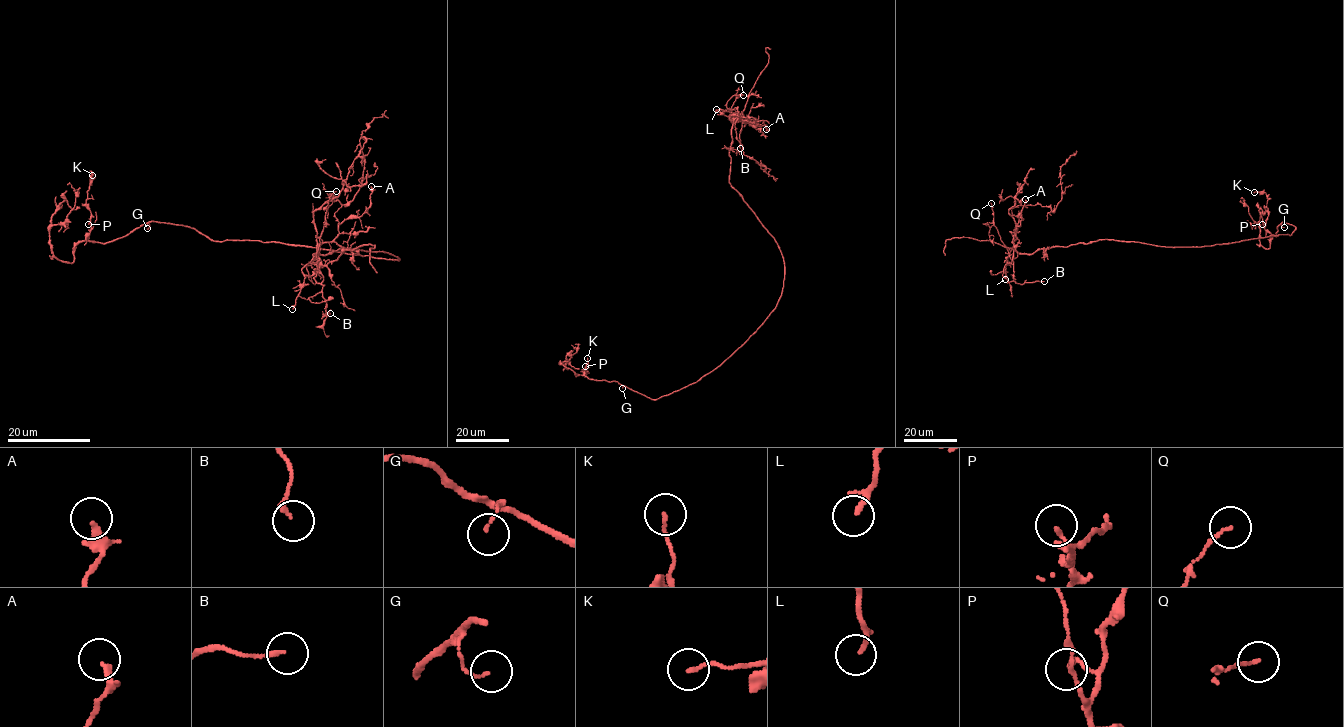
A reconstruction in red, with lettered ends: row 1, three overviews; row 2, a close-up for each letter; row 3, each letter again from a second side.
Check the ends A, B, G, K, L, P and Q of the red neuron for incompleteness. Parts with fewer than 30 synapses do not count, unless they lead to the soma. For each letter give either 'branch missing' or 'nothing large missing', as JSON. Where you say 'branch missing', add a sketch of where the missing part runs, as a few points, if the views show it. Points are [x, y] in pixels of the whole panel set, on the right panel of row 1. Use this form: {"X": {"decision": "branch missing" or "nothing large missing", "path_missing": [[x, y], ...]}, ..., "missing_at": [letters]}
{"A": {"decision": "nothing large missing"}, "B": {"decision": "nothing large missing"}, "G": {"decision": "nothing large missing"}, "K": {"decision": "nothing large missing"}, "L": {"decision": "nothing large missing"}, "P": {"decision": "nothing large missing"}, "Q": {"decision": "nothing large missing"}, "missing_at": []}

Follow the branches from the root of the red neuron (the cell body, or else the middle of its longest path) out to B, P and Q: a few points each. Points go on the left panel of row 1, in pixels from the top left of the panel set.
B: (398, 259), (388, 252), (355, 248), (315, 253), (314, 278), (324, 285), (327, 313), (322, 317), (330, 313)
P: (398, 259), (279, 242), (214, 241), (188, 226), (157, 221), (99, 243), (87, 239), (88, 224)
Q: (398, 259), (388, 252), (355, 248), (315, 253), (314, 278), (323, 279), (317, 251), (326, 207), (336, 191)

